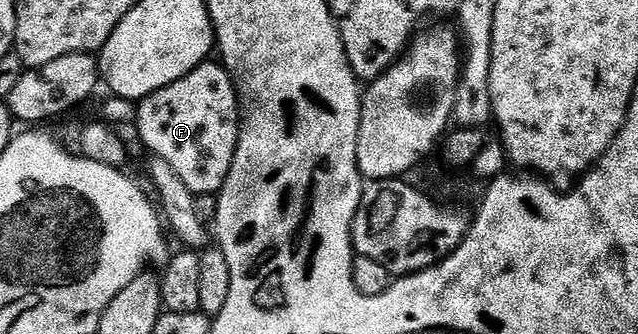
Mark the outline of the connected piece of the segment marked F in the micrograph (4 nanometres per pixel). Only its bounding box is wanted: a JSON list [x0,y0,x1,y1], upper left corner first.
[136,64,240,194]

